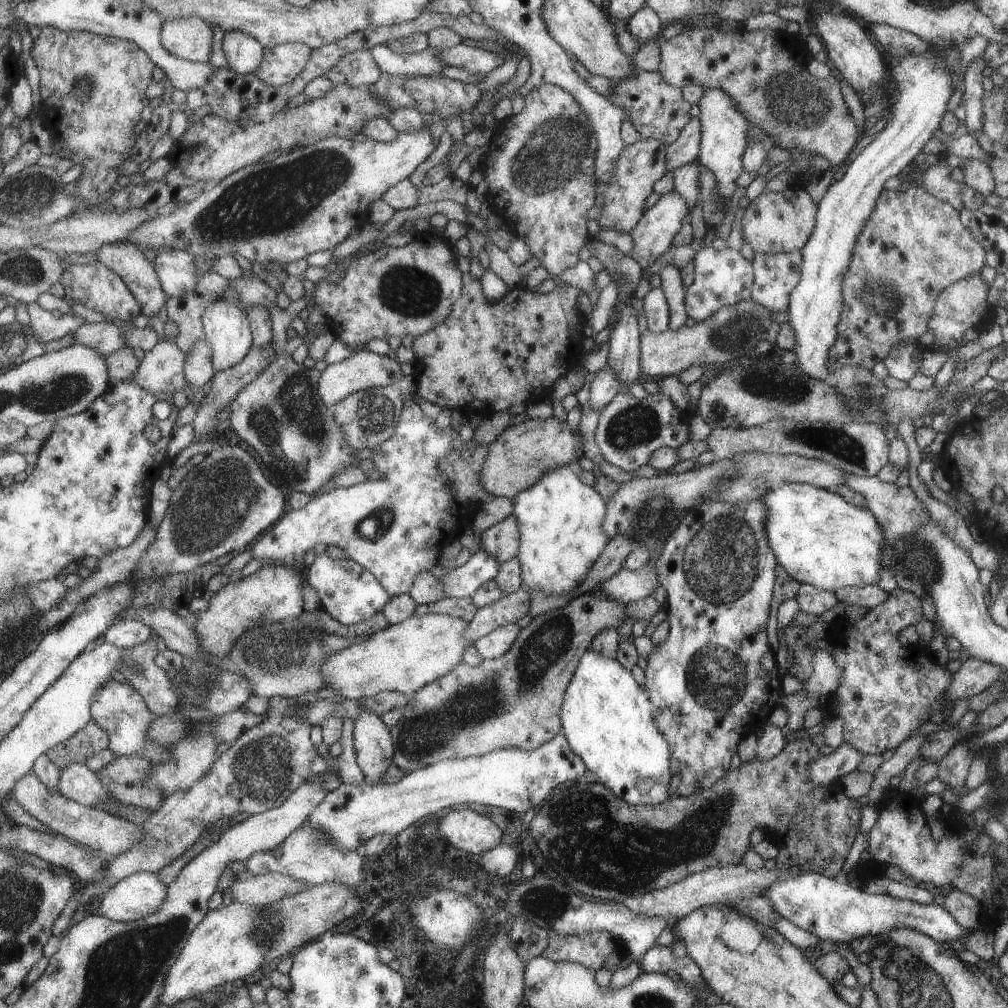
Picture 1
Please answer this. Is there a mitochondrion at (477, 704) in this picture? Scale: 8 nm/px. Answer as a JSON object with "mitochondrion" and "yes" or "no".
{"mitochondrion":"yes"}

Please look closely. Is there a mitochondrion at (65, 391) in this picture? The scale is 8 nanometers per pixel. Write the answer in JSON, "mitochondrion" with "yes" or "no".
{"mitochondrion":"yes"}

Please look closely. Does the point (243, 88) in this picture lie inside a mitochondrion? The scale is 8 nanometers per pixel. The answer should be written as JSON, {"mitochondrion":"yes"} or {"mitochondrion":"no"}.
{"mitochondrion":"no"}

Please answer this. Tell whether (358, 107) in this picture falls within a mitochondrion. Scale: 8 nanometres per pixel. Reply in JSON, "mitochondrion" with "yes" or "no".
{"mitochondrion":"yes"}

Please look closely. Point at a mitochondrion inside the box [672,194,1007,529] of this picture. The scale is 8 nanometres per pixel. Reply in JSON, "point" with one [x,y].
{"point":[875,293]}

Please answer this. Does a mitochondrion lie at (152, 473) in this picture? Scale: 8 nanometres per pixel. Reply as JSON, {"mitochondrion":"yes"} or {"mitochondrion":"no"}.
{"mitochondrion":"no"}

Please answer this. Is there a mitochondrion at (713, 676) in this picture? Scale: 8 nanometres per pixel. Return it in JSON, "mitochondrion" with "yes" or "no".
{"mitochondrion":"yes"}

